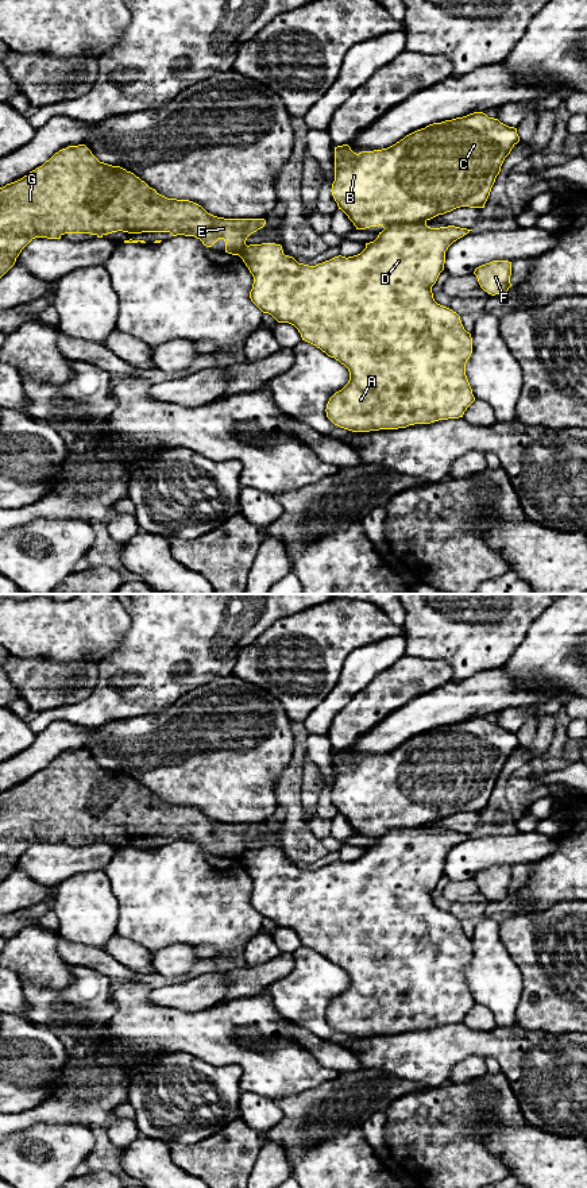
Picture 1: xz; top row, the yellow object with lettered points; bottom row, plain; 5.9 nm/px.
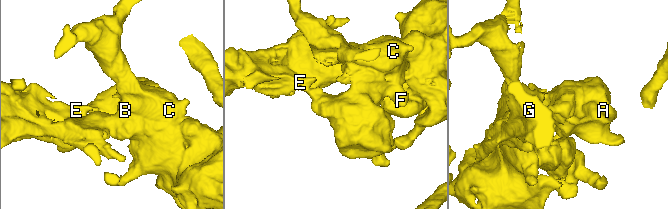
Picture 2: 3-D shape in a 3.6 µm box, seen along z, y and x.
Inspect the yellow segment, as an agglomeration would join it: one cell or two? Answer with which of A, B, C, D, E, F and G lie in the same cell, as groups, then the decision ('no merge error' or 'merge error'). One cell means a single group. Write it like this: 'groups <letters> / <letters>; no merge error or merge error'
groups A B C D F / E G; merge error

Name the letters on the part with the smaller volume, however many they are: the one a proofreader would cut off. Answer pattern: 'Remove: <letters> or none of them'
Remove: A, B, C, D, F

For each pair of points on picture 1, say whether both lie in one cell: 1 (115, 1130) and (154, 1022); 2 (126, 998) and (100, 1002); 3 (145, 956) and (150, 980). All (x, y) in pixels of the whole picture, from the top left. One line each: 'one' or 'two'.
1: two
2: two
3: two

